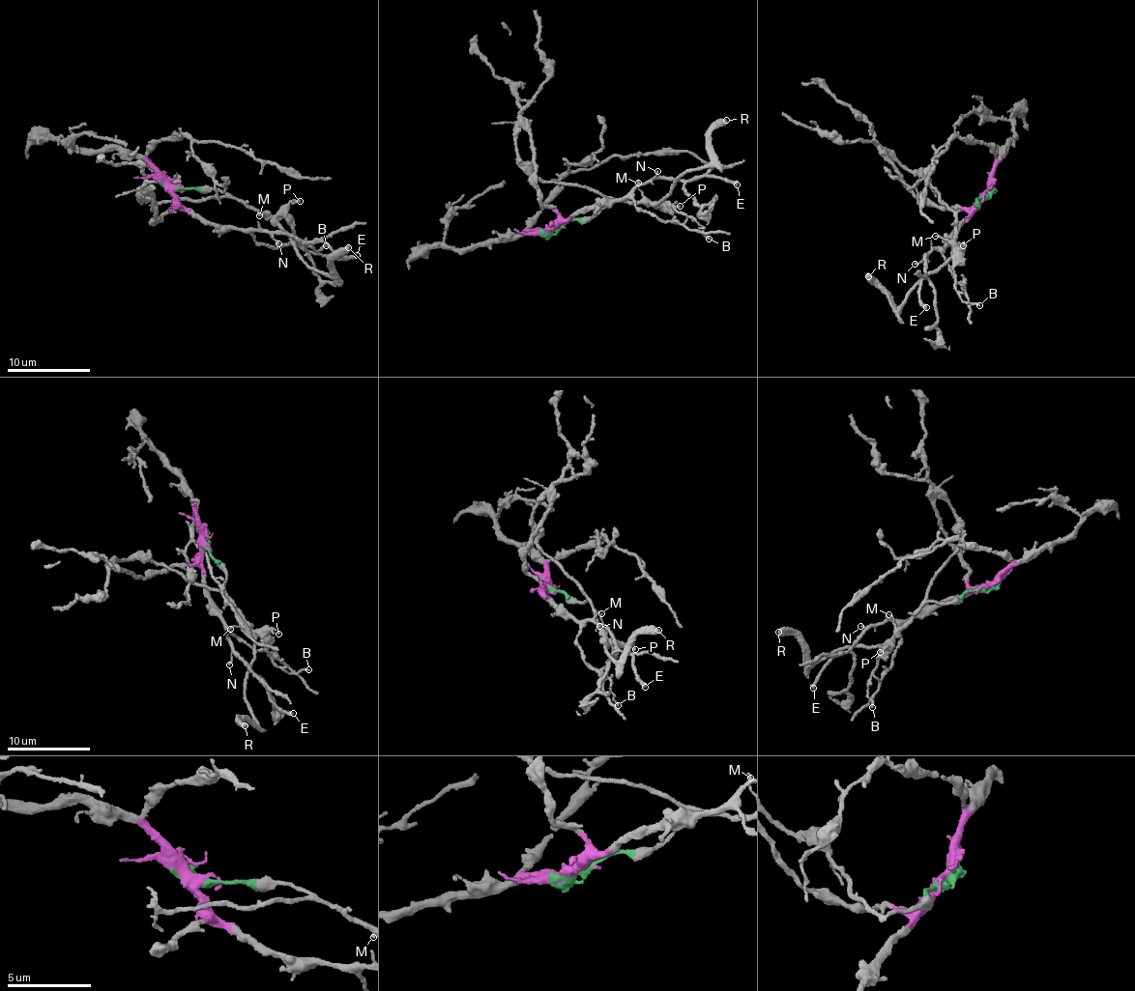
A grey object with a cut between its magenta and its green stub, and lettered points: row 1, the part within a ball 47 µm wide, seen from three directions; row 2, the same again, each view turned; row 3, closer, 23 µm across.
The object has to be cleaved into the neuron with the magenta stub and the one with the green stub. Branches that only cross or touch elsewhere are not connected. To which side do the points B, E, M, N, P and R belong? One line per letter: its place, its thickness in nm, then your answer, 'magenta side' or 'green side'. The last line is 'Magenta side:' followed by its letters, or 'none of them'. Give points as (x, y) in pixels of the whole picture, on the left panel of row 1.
B: at (326, 245); 170 nm thick; green side
E: at (357, 255); 340 nm thick; magenta side
M: at (259, 215); 120 nm thick; green side
N: at (278, 243); 140 nm thick; magenta side
P: at (300, 201); 110 nm thick; green side
R: at (348, 247); 500 nm thick; green side
Magenta side: E, N

